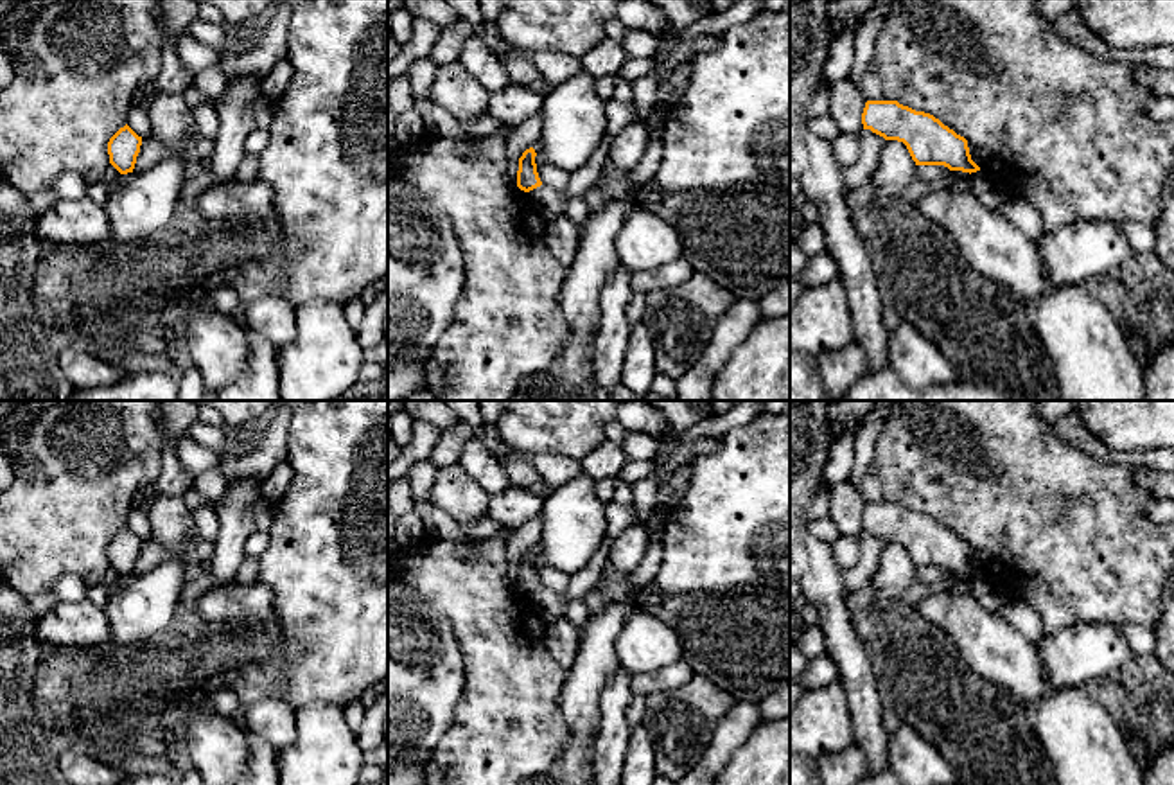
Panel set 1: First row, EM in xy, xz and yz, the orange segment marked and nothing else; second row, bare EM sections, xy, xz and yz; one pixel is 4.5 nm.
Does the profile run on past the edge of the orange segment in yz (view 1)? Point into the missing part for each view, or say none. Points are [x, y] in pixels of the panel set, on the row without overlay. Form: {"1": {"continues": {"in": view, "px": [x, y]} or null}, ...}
{"1": {"continues": null}}

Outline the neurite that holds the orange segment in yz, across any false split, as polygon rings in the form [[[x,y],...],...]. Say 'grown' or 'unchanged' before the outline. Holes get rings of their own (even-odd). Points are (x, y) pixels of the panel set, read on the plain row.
unchanged; [[[867,503],[862,526],[885,542],[903,544],[916,568],[944,568],[969,577],[980,573],[971,562],[968,542],[930,516],[898,503]]]

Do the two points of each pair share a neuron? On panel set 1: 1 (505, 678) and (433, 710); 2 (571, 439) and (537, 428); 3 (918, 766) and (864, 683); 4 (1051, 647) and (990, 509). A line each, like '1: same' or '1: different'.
1: different
2: same
3: different
4: different

